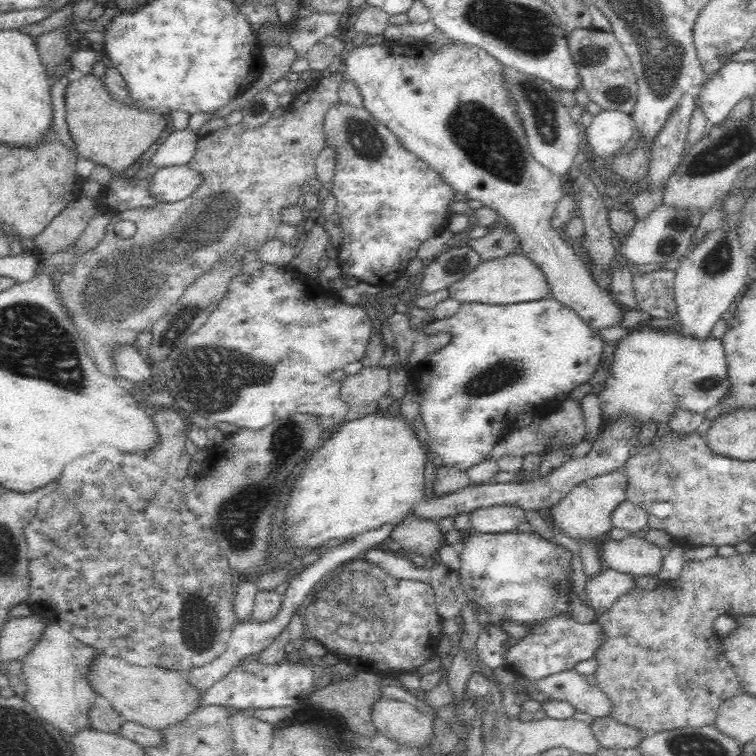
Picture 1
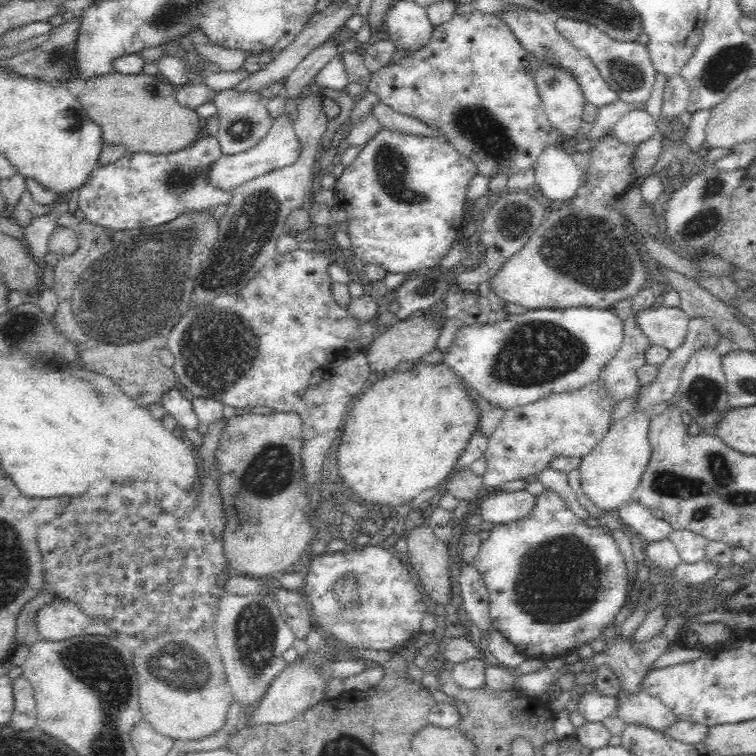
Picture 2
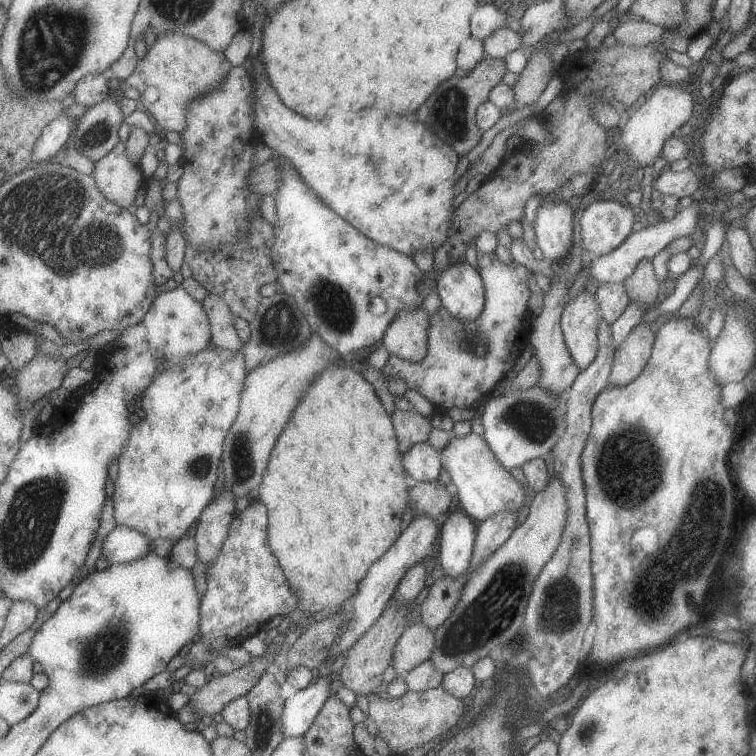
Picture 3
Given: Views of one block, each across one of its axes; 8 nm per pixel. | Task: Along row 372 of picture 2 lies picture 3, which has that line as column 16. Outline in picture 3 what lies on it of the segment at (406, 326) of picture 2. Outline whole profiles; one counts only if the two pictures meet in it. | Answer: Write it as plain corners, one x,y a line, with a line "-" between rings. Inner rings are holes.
42,353
36,355
16,376
14,388
18,398
31,401
41,399
61,387
70,369
67,358

